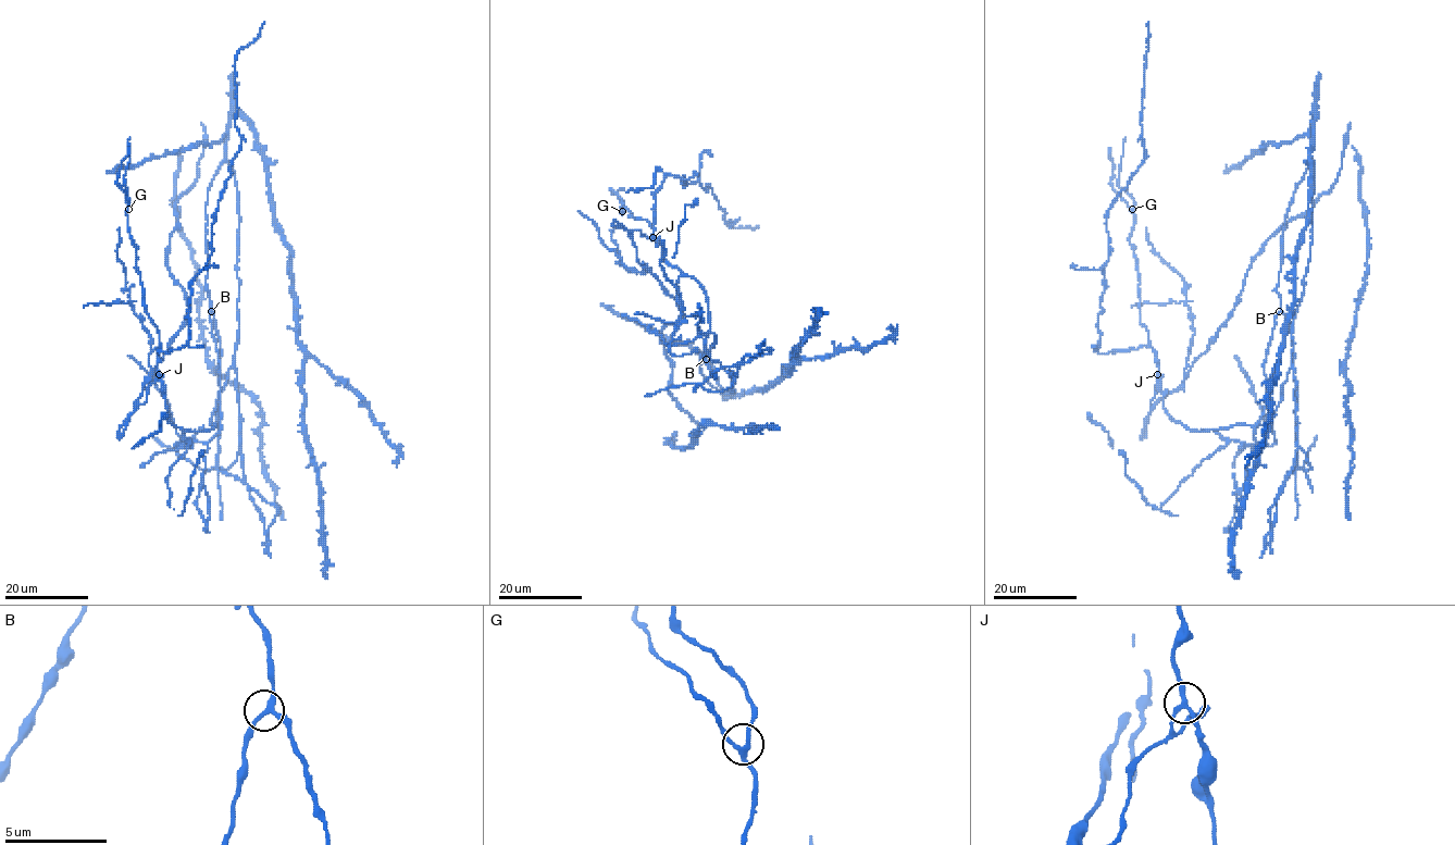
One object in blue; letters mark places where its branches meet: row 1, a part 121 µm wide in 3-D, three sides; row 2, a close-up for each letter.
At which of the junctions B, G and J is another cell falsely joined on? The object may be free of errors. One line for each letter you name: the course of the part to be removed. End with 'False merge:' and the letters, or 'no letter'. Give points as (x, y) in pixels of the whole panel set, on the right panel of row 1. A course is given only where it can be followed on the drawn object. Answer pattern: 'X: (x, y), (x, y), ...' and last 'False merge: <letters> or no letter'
J: (1157, 374), (1152, 406), (1174, 390), (1206, 351), (1234, 308), (1260, 248), (1335, 182), (1351, 123)
False merge: J

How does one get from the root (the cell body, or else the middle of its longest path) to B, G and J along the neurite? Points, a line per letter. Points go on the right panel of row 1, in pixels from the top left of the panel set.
B: (1286, 381), (1292, 368), (1297, 446), (1306, 455), (1312, 470), (1297, 466), (1293, 337), (1285, 317), (1279, 311)
G: (1286, 381), (1264, 424), (1192, 431), (1172, 419), (1141, 323), (1132, 209)
J: (1286, 381), (1282, 385), (1279, 406), (1264, 424), (1192, 431), (1174, 421), (1164, 407), (1157, 374)

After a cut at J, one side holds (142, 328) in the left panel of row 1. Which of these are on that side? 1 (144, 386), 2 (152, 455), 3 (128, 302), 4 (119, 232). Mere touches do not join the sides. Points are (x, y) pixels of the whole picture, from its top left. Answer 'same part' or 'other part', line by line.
1: same part
2: other part
3: same part
4: same part

